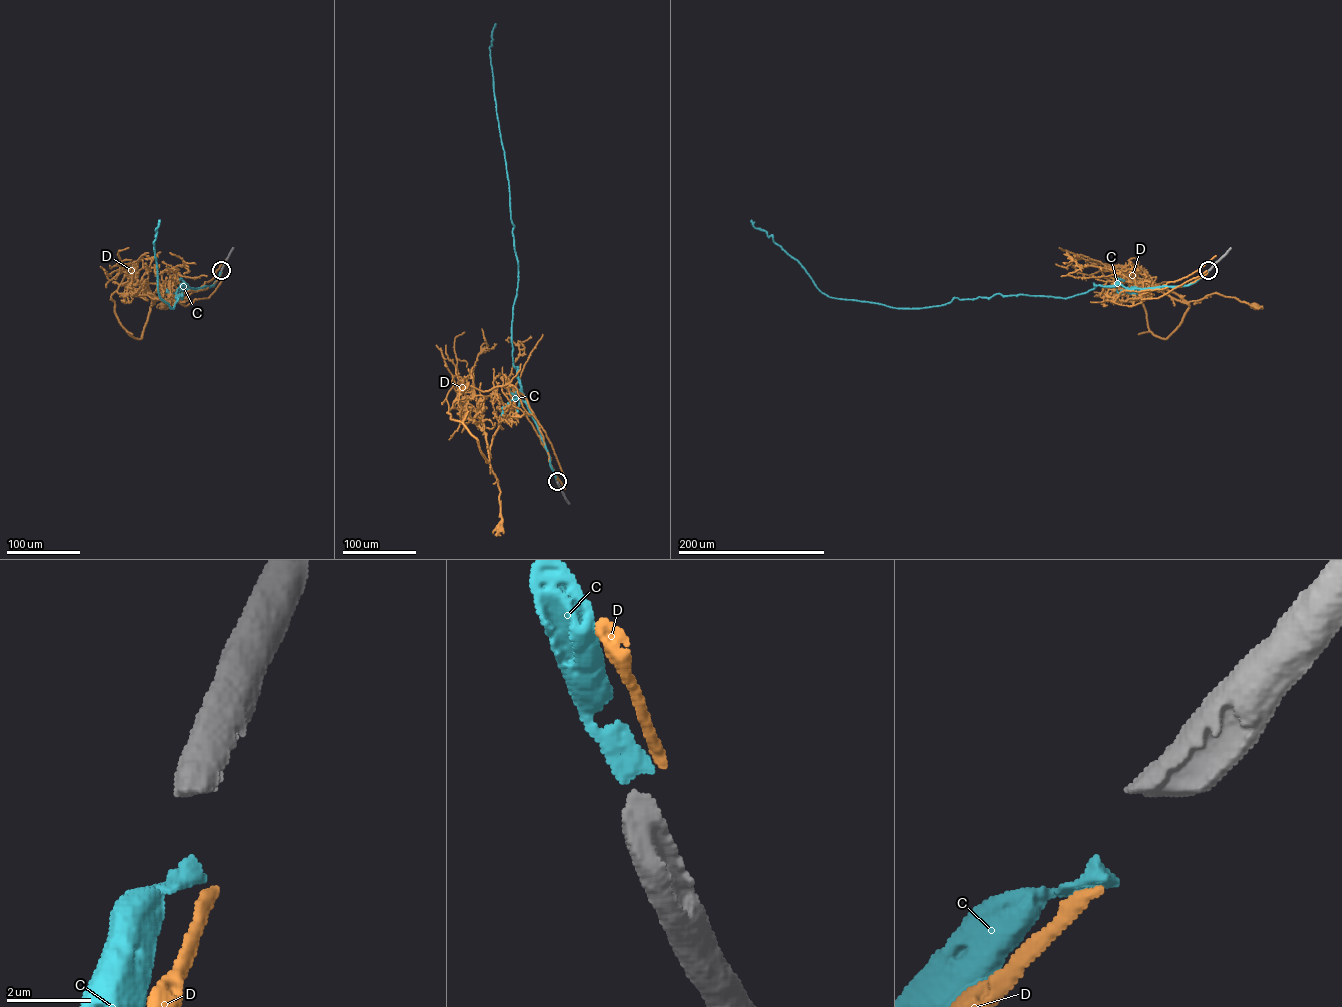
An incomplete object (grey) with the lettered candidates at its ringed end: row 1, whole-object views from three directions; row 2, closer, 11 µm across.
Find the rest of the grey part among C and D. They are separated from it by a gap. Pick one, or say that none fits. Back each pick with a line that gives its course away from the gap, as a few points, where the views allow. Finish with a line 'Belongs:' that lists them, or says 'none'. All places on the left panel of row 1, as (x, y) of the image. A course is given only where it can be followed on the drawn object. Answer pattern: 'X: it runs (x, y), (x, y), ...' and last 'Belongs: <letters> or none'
C: it runs (221, 271), (211, 286), (180, 285), (175, 298), (182, 298), (171, 308), (158, 293), (153, 242), (159, 220)
Belongs: C

